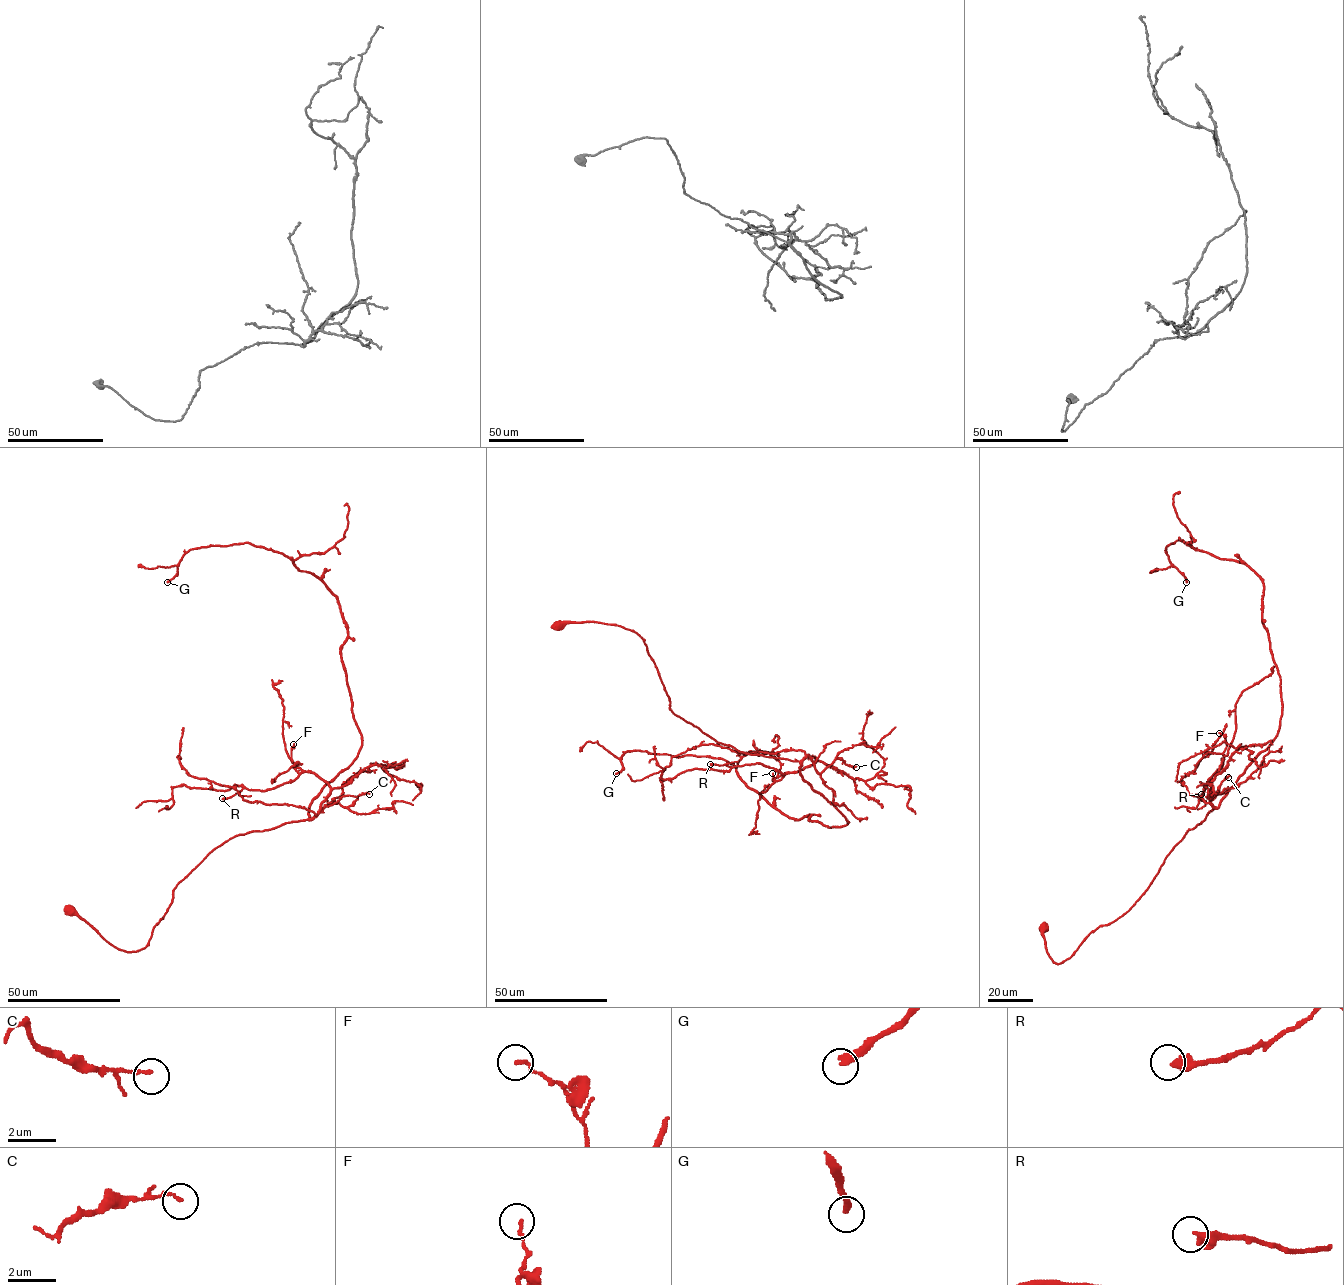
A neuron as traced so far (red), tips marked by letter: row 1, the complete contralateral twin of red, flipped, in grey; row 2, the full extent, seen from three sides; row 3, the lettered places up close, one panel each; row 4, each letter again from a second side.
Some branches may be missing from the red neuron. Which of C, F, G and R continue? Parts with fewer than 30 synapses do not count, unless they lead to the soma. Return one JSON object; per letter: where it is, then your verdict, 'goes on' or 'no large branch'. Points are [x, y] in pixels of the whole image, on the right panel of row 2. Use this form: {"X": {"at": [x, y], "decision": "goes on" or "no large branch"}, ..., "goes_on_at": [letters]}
{"C": {"at": [1228, 777], "decision": "no large branch"}, "F": {"at": [1219, 733], "decision": "no large branch"}, "G": {"at": [1186, 582], "decision": "goes on"}, "R": {"at": [1201, 794], "decision": "no large branch"}, "goes_on_at": ["G"]}

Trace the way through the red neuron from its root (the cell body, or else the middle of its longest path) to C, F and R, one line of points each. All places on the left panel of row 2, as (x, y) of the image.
C: (70, 911), (115, 947), (138, 951), (174, 888), (217, 847), (369, 794)
F: (70, 911), (119, 949), (143, 949), (174, 888), (214, 849), (318, 813), (330, 786), (296, 770), (293, 744)
R: (70, 911), (119, 949), (143, 949), (209, 853), (310, 819), (330, 788), (303, 772), (222, 798)

